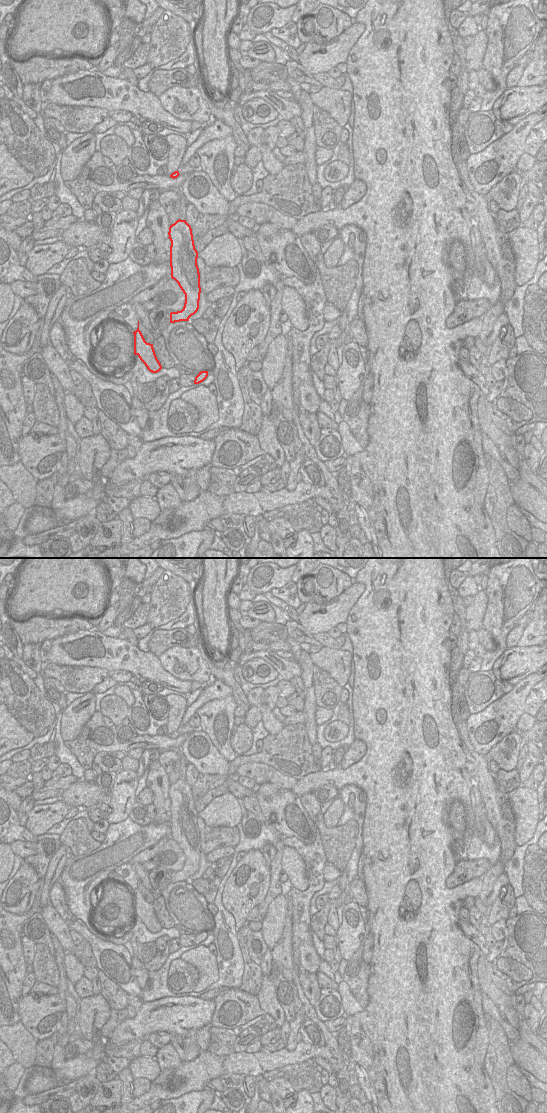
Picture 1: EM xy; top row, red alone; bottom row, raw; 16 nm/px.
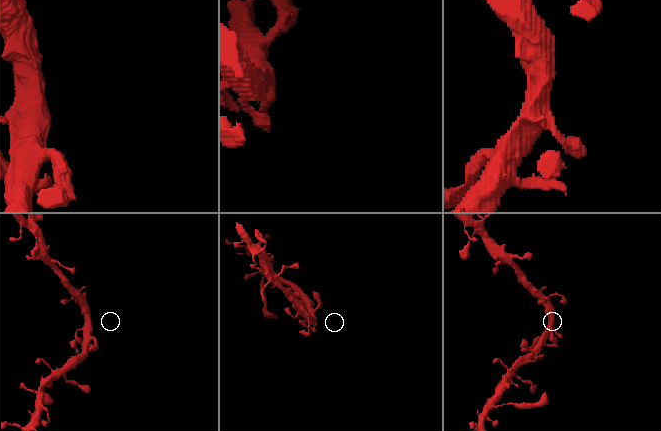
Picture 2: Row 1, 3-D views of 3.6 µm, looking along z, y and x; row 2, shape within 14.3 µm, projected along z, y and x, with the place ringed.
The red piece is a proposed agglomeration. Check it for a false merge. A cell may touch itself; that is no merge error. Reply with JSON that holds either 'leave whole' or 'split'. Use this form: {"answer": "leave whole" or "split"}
{"answer": "leave whole"}

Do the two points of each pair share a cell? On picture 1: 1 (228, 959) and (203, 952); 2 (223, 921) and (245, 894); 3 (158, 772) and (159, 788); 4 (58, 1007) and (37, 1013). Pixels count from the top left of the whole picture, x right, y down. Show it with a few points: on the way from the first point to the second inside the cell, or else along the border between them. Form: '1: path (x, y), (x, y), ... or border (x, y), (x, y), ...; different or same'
1: border (215, 956), (218, 972), (216, 980); different
2: border (222, 891), (222, 905), (232, 915), (237, 929); different
3: path (157, 776), (157, 784); same
4: path (53, 1007), (42, 1013); same

